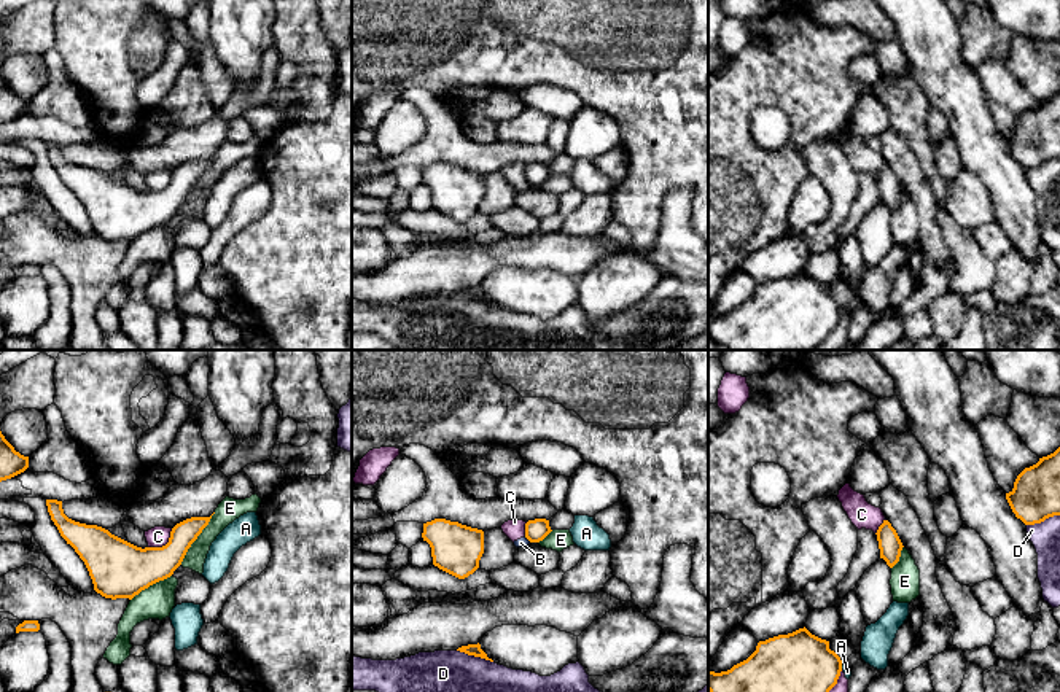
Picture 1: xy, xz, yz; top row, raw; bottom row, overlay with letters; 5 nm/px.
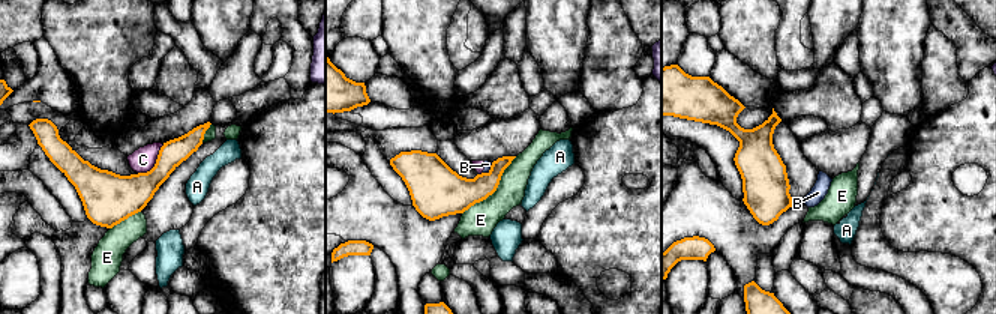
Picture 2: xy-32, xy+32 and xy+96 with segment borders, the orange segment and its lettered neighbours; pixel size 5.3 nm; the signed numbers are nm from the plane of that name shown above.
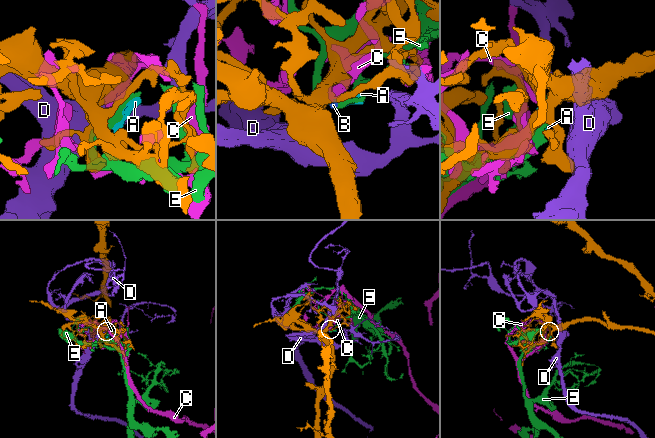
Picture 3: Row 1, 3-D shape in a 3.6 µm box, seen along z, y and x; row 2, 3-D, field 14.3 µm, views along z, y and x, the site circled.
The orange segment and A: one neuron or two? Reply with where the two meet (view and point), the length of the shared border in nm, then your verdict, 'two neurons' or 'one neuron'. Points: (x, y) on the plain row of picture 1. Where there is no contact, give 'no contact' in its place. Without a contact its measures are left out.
contact yz (841, 311); length 30 nm; two neurons

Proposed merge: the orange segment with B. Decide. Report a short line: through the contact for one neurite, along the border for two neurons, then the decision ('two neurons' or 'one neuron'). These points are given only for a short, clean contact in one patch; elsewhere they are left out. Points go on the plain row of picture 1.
line xz (524, 180), (530, 185); two neurons

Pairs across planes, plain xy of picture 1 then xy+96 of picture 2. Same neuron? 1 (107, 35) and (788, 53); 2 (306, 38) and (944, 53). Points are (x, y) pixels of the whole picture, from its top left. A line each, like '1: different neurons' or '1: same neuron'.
1: different neurons
2: same neuron

